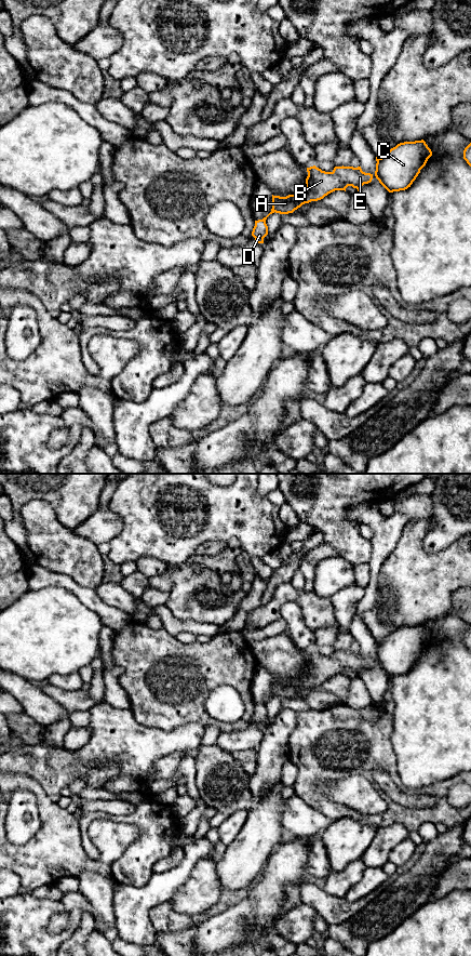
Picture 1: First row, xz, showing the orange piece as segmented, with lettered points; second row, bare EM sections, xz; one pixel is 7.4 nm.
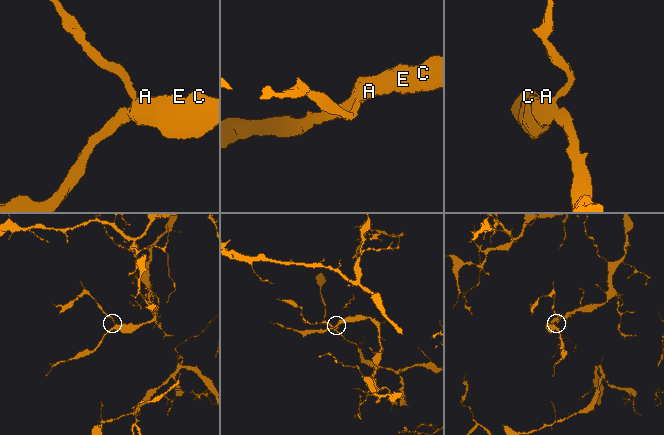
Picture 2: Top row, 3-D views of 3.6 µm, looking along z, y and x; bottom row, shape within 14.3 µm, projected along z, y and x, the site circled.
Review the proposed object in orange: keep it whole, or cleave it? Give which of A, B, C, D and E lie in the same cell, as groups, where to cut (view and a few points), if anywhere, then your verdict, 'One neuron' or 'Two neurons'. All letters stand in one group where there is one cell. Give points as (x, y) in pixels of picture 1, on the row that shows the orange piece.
Groups: A B C D E. No split. One neuron

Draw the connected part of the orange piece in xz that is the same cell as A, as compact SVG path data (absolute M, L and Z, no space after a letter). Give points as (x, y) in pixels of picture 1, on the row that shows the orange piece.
M315 165L307 168L308 176L306 186L298 195L286 197L272 195L271 212L263 220L255 221L252 236L255 242L264 243L264 238L268 235L267 217L272 213L288 214L300 208L305 203L323 199L335 190L345 190L348 186L356 188L358 191L364 184L373 180L373 174L365 173L361 167L335 167L332 172L325 172Z

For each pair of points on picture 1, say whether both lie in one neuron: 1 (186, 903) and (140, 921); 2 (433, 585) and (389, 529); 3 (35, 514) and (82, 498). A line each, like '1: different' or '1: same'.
1: different
2: different
3: different

